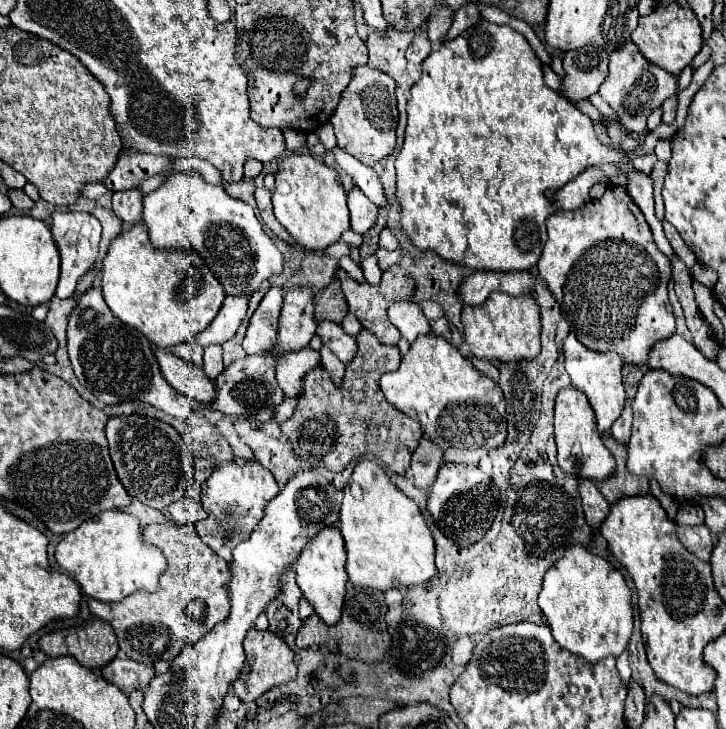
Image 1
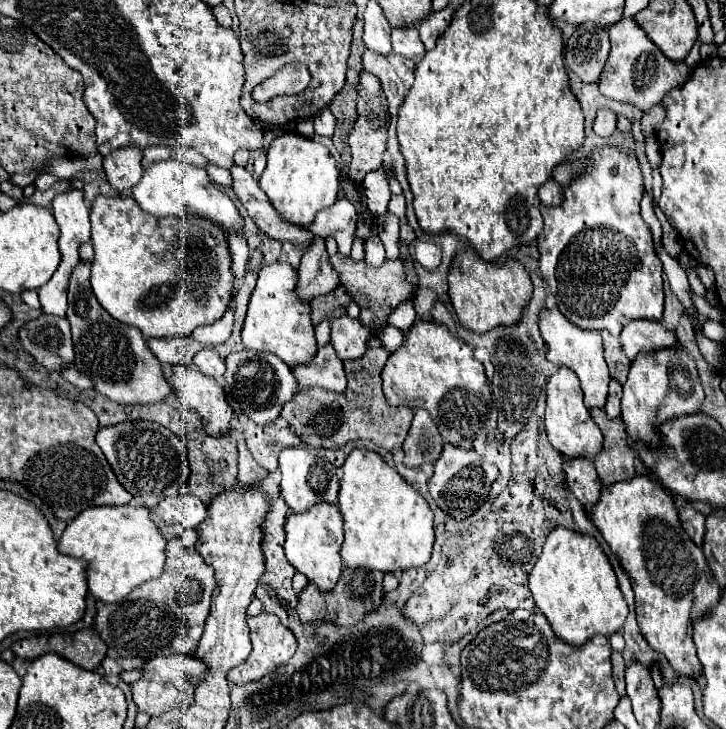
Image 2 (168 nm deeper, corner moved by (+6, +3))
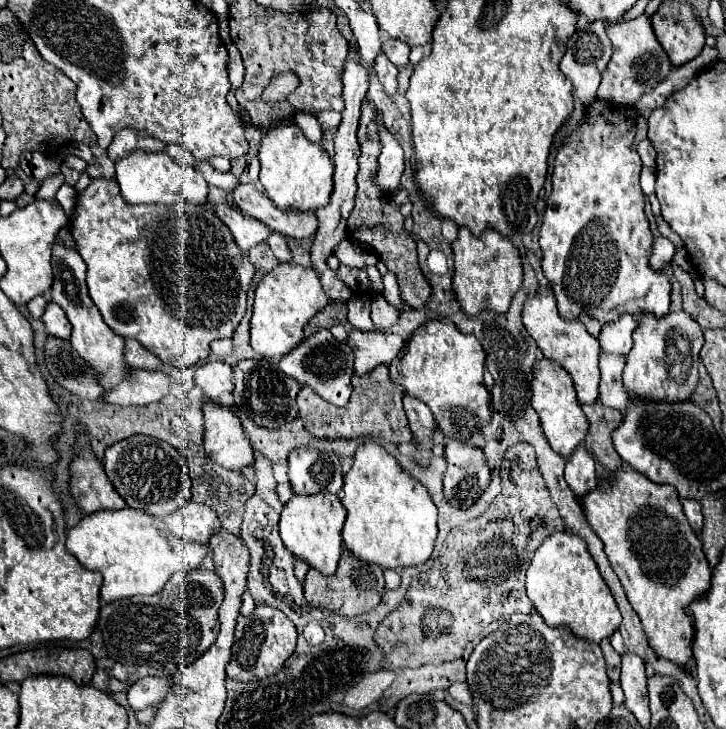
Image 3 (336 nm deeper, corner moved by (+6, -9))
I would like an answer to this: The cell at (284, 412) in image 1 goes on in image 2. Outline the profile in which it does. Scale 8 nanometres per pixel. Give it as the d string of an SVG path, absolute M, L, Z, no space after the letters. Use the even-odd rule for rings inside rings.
M331 342L319 346L317 356L313 356L309 364L301 364L301 368L293 368L293 376L297 378L301 390L319 386L331 392L343 392L347 388L343 362L339 360Z

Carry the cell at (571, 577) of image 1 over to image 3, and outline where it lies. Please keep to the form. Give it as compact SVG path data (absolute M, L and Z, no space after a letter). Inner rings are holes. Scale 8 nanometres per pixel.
M555 532L535 550L533 562L527 570L527 596L547 626L565 626L577 638L599 644L619 630L621 612L601 578L587 544L575 534Z

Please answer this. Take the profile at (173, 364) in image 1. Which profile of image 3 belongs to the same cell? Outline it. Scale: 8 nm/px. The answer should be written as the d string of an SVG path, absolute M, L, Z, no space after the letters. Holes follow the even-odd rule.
M213 400L201 404L205 418L205 452L213 462L225 468L241 470L253 462L253 448L241 428L239 418Z

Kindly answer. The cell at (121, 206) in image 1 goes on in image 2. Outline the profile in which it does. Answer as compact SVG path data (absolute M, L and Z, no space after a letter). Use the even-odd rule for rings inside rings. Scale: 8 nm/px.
M123 148L121 152L113 152L113 156L103 158L107 180L119 194L131 192L131 188L141 180L141 160L143 148Z

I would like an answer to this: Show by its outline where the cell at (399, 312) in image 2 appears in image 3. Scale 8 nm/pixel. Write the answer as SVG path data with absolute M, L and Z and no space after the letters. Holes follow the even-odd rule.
M383 296L373 300L373 304L371 304L371 320L379 330L387 330L387 328L395 326L399 322L399 316L401 316L401 312L395 306L391 306Z

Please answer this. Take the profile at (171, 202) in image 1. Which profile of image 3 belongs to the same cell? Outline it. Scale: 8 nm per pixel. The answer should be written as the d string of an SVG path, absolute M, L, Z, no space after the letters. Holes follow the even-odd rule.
M135 152L135 156L119 160L115 164L115 180L121 188L121 196L129 204L175 206L179 202L191 202L191 204L207 202L205 178L193 166L173 162L169 156L165 156L165 152L155 152L155 154Z

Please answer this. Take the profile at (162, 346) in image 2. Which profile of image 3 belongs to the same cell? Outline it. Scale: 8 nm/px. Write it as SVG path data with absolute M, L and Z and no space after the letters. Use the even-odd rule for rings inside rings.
M125 338L125 360L127 364L139 366L143 370L163 370L165 368L165 364L157 360L157 356L149 354L149 350L145 350L141 344L129 338Z

